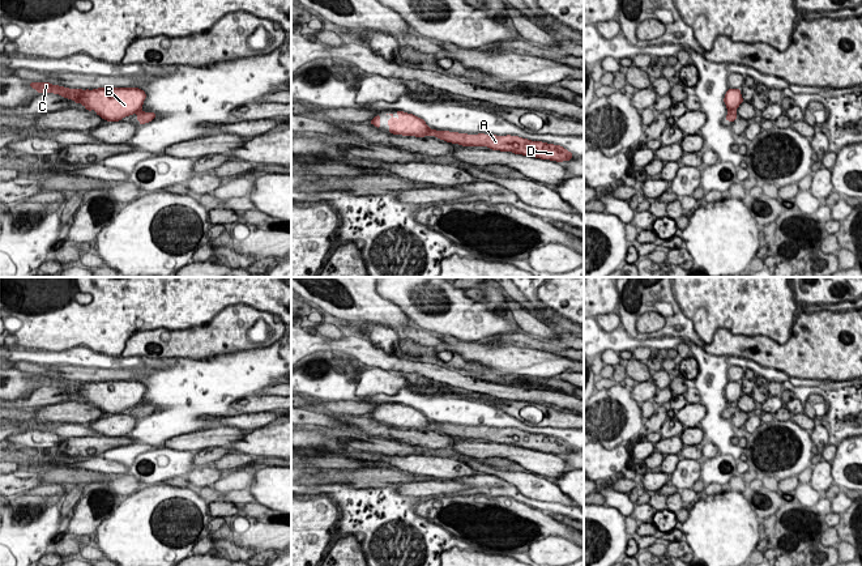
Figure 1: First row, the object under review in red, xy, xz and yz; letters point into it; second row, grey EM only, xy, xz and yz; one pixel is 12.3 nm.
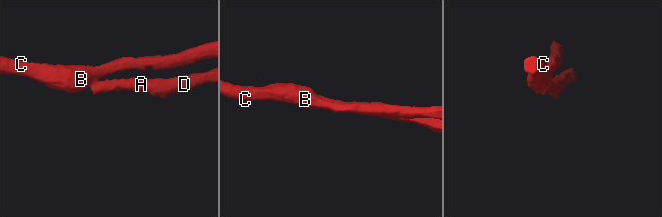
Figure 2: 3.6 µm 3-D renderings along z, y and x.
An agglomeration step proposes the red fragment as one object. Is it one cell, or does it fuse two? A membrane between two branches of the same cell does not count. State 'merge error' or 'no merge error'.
merge error

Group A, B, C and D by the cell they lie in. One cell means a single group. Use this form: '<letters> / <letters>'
A D / B C

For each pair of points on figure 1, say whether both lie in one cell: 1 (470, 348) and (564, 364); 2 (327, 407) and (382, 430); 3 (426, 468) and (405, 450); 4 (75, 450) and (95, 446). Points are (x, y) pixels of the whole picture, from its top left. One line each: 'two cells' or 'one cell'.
1: one cell
2: two cells
3: two cells
4: one cell

